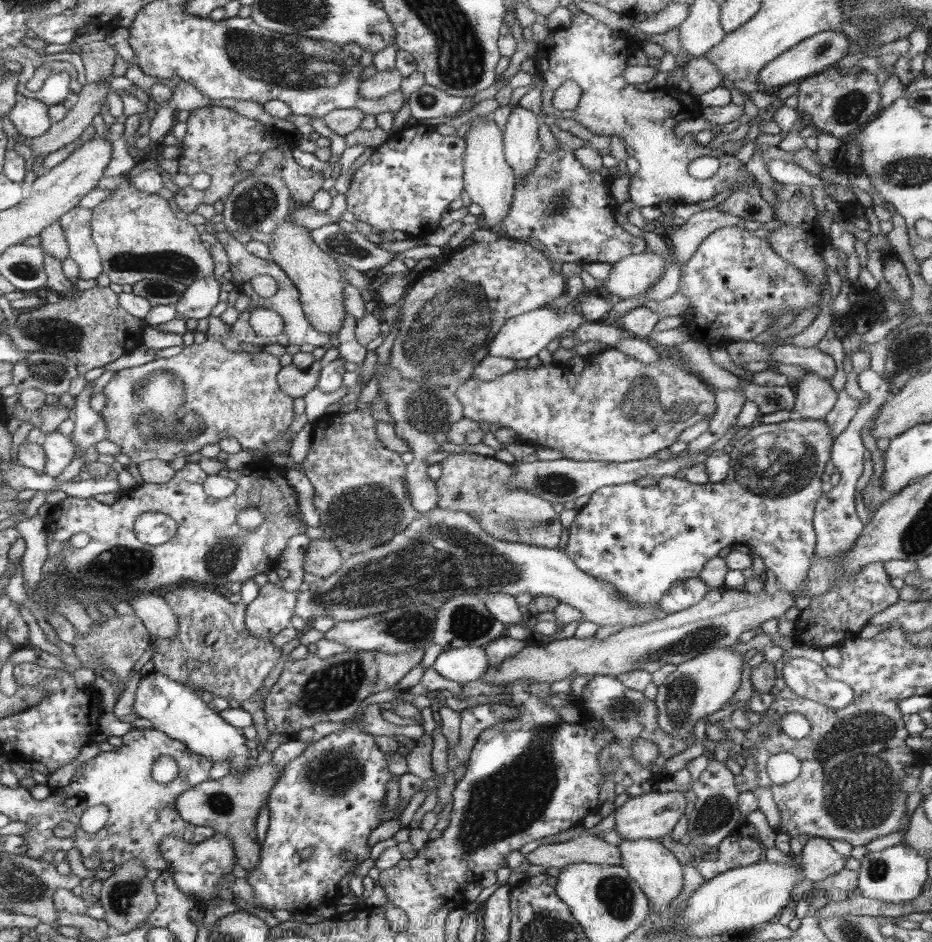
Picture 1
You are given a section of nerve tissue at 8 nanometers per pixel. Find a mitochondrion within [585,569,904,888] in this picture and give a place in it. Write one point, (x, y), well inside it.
(859, 794)

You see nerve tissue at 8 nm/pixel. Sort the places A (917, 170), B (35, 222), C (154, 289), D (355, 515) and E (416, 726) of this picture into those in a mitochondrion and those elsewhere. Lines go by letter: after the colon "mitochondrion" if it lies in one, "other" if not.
A: mitochondrion
B: other
C: mitochondrion
D: mitochondrion
E: other

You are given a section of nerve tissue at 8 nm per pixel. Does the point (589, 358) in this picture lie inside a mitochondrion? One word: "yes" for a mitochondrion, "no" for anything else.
no

